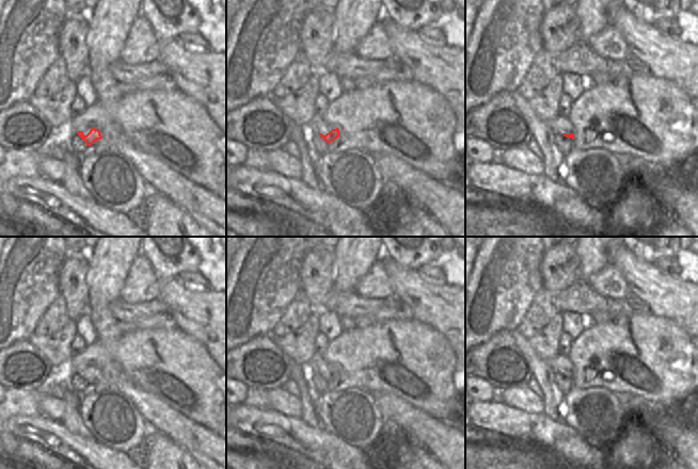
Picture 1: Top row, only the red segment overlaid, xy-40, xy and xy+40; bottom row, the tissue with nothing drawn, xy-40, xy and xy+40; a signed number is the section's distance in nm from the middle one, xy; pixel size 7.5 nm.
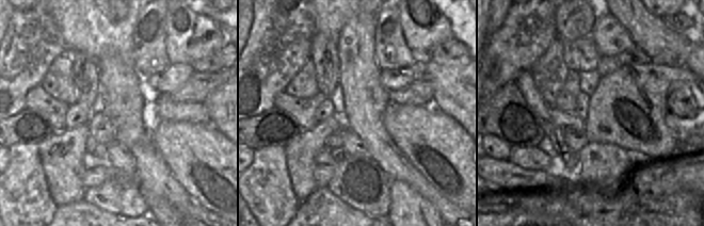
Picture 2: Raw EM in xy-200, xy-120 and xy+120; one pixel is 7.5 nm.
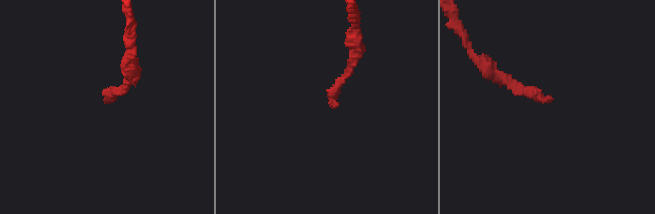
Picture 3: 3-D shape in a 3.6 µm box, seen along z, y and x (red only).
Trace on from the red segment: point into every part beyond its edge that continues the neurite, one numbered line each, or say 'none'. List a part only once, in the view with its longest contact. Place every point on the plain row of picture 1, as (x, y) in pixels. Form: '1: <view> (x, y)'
1: xy-40 (79, 385)

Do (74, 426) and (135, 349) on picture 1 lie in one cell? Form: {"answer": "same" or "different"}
{"answer": "different"}

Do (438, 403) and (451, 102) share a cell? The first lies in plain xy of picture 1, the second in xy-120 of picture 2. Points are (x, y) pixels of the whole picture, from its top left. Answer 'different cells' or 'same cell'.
different cells

